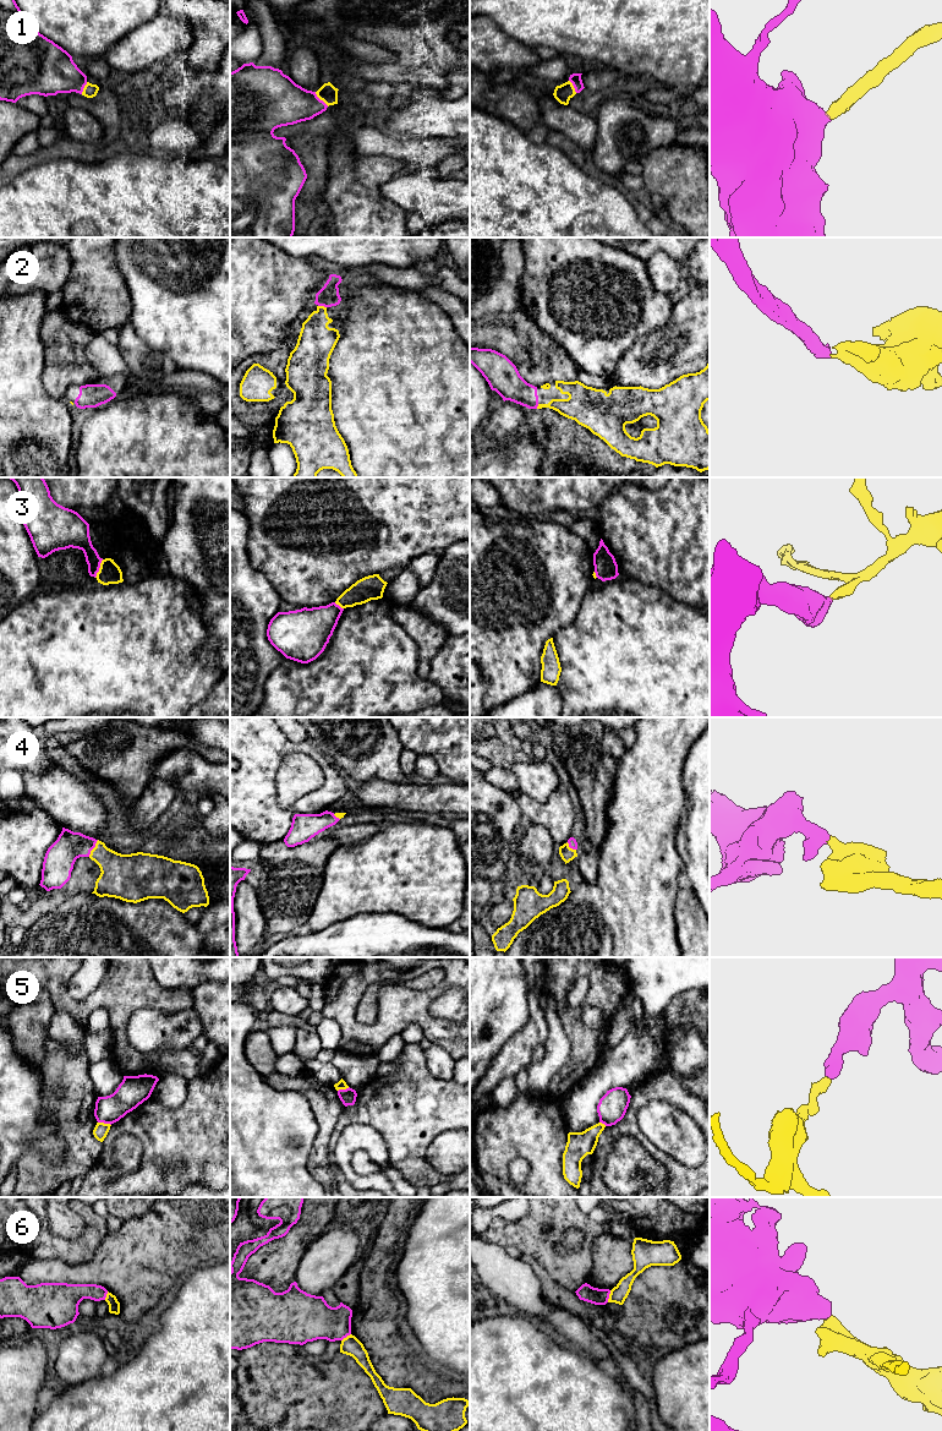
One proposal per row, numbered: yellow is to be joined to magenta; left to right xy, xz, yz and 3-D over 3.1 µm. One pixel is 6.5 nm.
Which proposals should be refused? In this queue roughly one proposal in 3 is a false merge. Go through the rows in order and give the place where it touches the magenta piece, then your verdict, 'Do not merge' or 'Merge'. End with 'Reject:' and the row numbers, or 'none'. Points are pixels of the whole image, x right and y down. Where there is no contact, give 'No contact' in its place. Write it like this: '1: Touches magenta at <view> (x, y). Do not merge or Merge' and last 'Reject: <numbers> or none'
1: Touches magenta at xz (319, 99). Merge
2: Touches magenta at xz (322, 305). Merge
3: Touches magenta at xy (99, 567). Do not merge
4: Touches magenta at xy (93, 847). Merge
5: Touches magenta at xy (104, 1123). Do not merge
6: Touches magenta at yz (608, 1296). Do not merge
Reject: 3, 5, 6

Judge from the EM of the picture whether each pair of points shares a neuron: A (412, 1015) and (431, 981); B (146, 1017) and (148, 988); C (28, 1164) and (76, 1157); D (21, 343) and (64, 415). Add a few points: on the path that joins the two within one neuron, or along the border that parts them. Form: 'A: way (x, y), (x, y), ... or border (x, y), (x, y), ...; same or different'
A: border (444, 971), (430, 988), (401, 983); different
B: border (146, 1008), (154, 1010); different
C: way (40, 1170), (64, 1169); same
D: way (21, 362), (21, 380), (44, 403); same

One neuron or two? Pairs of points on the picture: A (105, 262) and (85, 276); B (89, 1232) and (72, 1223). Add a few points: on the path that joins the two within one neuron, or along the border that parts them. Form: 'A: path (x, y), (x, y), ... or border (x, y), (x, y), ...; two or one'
A: path (100, 266), (89, 276); one
B: border (83, 1218), (83, 1230), (76, 1239), (55, 1236); two

